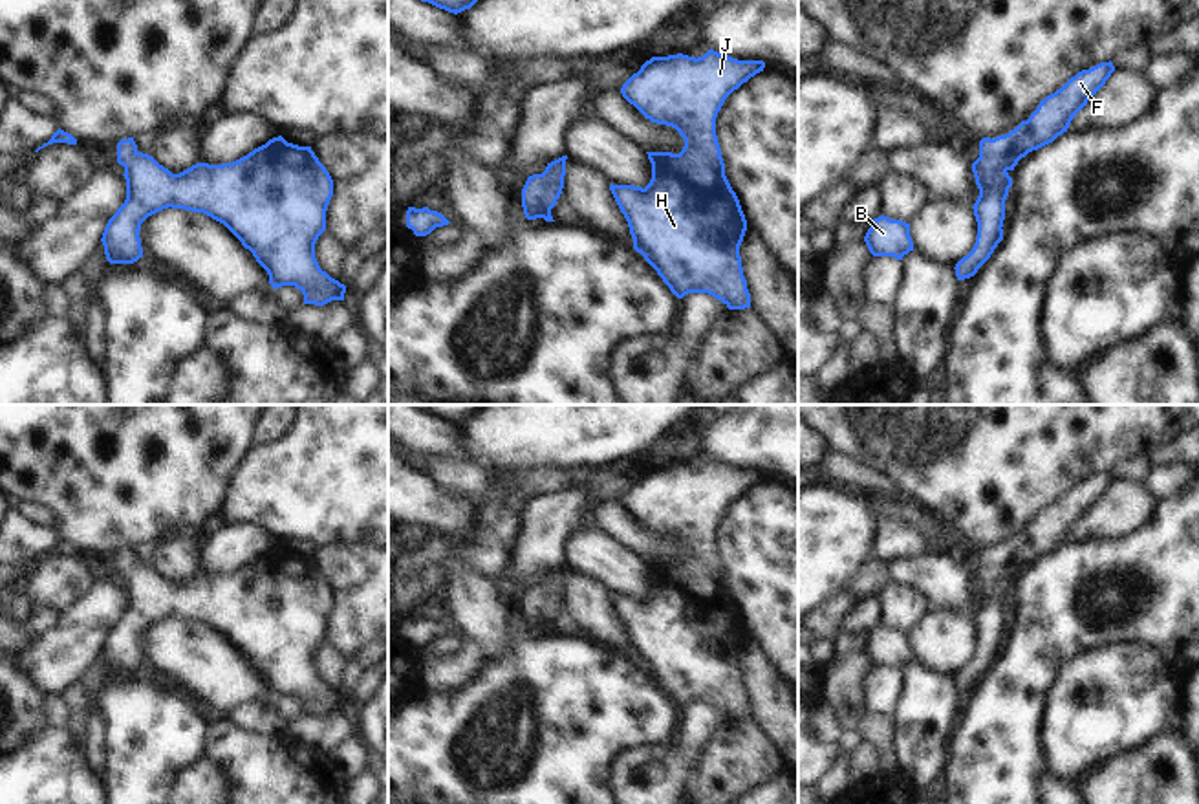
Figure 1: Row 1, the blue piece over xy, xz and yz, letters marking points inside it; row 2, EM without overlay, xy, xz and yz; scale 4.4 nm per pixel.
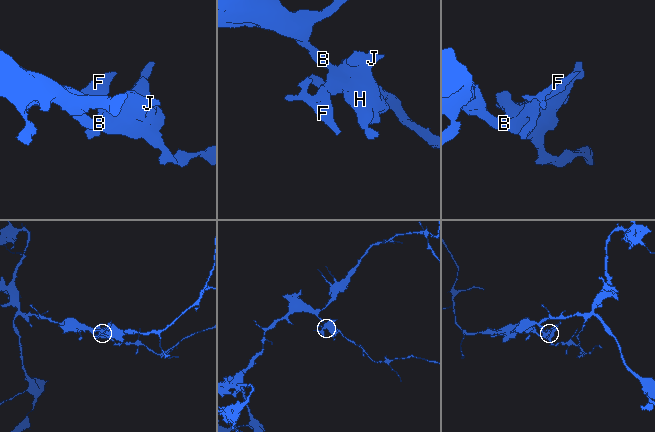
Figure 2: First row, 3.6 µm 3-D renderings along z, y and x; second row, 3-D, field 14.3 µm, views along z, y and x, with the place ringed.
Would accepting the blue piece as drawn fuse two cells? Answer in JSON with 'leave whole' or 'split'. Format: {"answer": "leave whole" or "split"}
{"answer": "leave whole"}

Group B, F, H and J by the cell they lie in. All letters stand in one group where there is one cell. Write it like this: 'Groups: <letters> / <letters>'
Groups: B F H J.

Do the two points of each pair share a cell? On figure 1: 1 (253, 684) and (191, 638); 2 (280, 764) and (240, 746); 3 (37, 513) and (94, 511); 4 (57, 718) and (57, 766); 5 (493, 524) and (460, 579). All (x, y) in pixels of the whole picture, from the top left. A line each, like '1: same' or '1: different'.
1: same
2: same
3: different
4: different
5: different

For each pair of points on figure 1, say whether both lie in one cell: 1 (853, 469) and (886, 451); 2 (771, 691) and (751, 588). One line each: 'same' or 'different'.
1: different
2: different

